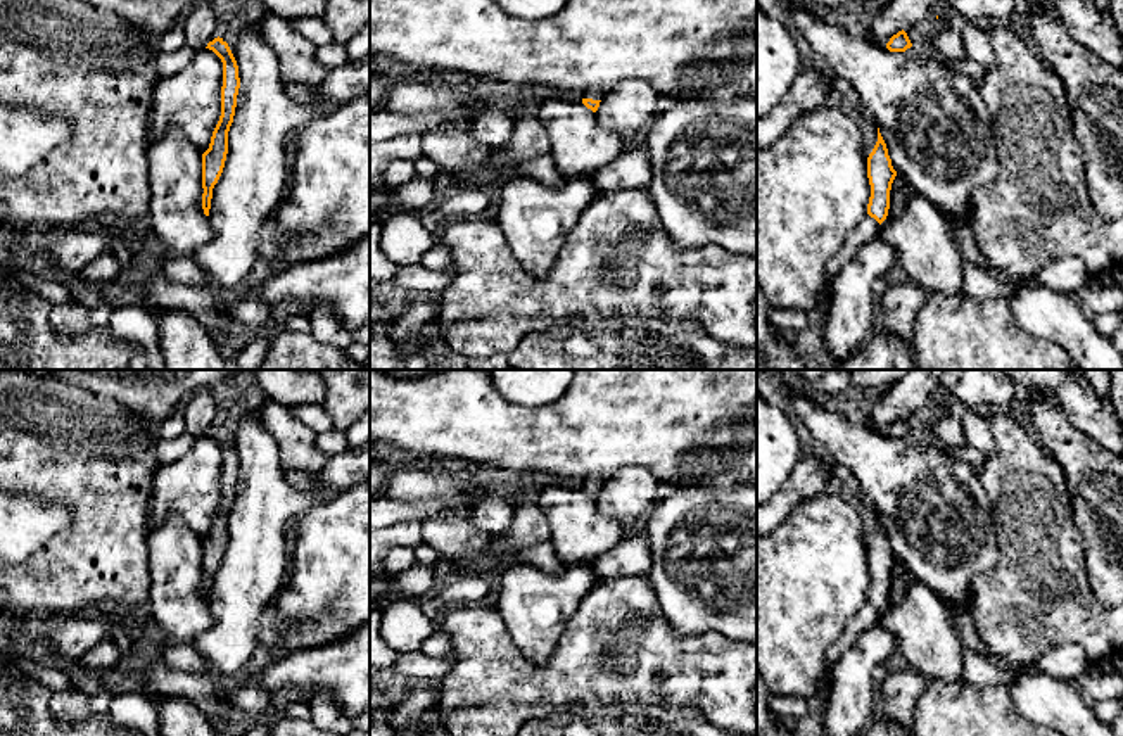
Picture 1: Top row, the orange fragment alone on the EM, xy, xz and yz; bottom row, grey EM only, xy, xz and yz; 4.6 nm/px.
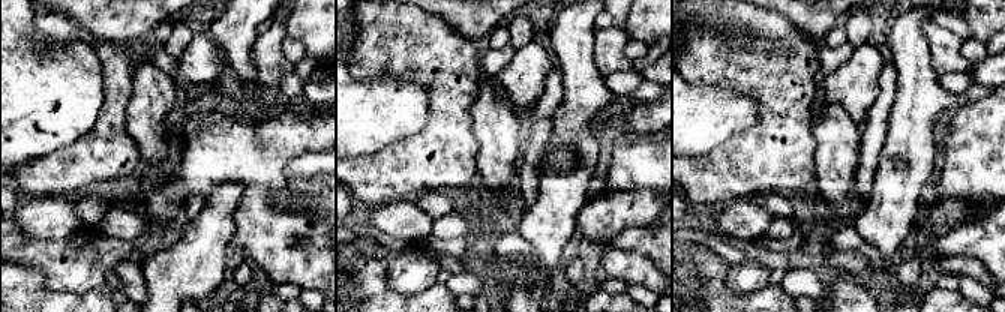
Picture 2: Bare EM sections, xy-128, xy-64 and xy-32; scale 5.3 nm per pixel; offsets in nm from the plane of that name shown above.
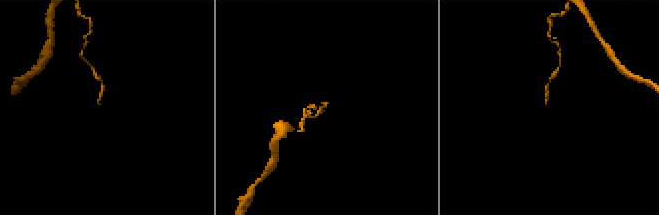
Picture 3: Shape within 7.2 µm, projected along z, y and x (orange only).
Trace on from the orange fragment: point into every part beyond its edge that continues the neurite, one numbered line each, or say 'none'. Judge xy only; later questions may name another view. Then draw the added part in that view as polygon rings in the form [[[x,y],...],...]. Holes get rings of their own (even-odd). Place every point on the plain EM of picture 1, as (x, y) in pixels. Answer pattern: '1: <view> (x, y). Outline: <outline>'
none

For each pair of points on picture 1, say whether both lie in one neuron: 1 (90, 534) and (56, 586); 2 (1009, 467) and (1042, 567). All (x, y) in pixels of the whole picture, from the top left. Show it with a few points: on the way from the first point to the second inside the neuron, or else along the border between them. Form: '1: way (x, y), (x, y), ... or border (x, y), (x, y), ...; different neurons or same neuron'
1: way (90, 546), (90, 552), (68, 574); same neuron
2: way (1028, 491), (1039, 543); same neuron

